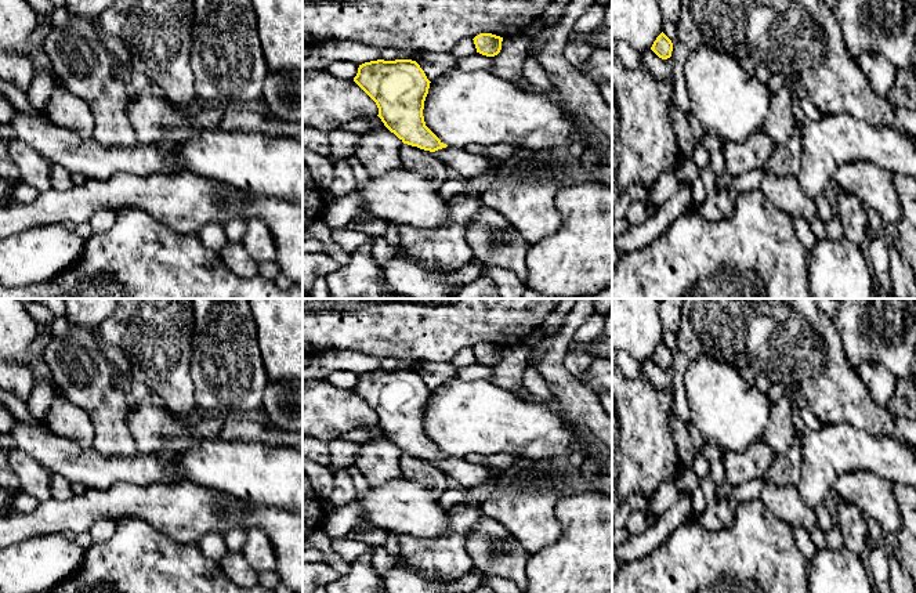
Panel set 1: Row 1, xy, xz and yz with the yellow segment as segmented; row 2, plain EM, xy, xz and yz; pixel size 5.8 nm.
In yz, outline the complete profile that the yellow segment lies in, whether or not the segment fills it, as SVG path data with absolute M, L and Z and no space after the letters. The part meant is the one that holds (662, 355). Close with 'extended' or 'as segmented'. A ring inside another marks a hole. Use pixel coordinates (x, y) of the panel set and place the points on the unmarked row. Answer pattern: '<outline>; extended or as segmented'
M662 341L656 350L653 351L651 359L662 369L667 369L671 366L673 352L671 350Z; as segmented

